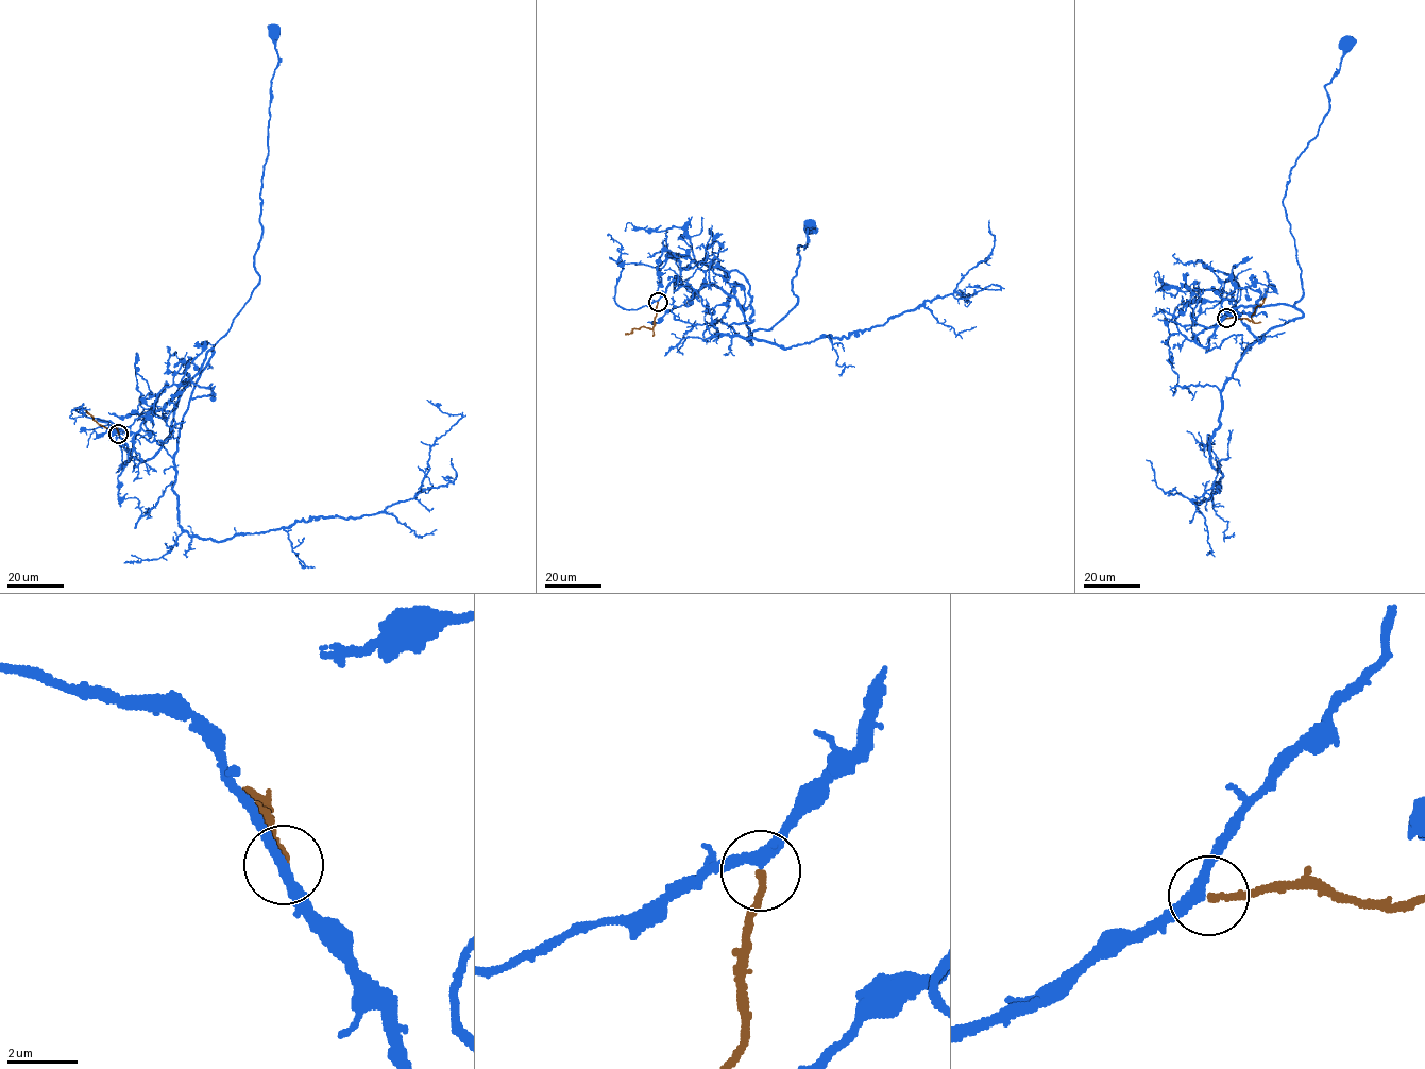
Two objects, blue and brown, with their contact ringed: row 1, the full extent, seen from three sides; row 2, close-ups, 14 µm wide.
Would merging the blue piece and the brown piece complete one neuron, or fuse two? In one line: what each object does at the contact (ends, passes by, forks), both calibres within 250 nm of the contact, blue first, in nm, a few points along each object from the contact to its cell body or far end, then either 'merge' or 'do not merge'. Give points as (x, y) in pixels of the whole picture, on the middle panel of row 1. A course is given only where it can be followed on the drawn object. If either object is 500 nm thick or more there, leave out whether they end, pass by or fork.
blue passes by | brown ends | 280/190 nm | blue via (657, 302), (674, 281), (712, 283), (750, 331), (769, 329), (797, 300), (810, 227) | brown via (657, 302), (651, 328), (641, 326), (625, 334) | merge

